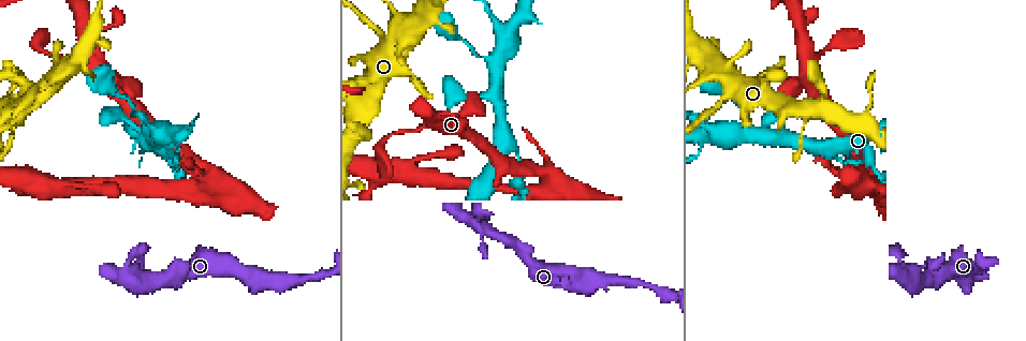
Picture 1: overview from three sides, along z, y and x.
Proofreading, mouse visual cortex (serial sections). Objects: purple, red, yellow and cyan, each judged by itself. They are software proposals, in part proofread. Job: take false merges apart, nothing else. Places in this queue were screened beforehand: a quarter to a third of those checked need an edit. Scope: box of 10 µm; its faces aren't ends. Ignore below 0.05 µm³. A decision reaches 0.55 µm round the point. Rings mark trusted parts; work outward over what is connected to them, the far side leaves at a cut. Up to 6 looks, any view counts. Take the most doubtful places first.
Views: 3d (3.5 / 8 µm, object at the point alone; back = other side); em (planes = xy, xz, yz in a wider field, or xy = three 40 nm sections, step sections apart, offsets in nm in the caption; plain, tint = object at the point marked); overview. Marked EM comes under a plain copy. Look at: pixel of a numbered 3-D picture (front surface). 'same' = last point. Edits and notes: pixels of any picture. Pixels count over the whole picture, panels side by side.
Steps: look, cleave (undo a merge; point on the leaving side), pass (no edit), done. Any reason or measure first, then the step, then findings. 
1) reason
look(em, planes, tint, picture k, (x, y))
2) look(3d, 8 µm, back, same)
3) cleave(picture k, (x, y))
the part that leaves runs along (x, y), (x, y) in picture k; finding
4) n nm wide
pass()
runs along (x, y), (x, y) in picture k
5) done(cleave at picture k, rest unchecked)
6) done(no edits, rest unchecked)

a narrow waist
look(3d, 3.5 µm, picture 1, (363, 140))

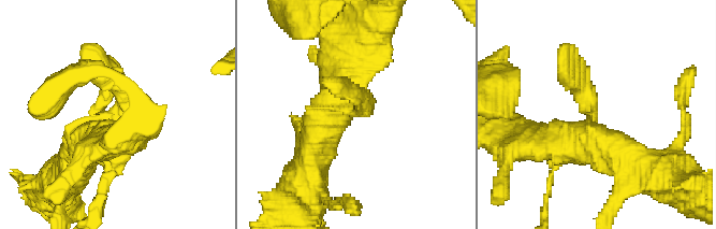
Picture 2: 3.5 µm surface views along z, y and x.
3 arms; arms of 300, 500, 500 nm
look(em, planes, tint, picture 2, (594, 116))

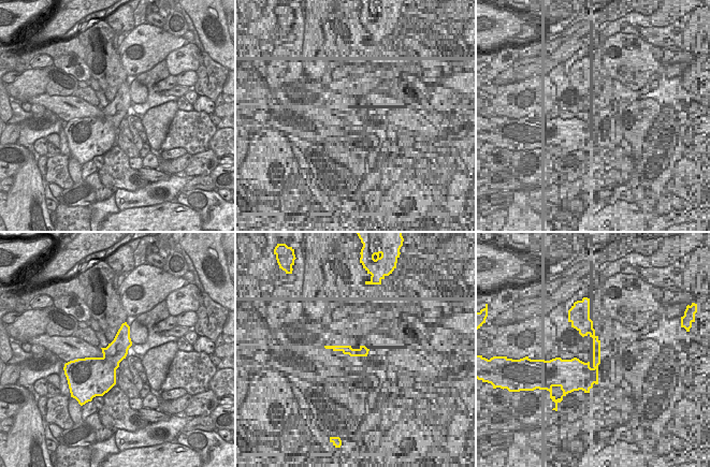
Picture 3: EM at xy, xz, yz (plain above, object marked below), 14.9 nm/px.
pass()
runs along (113, 137), (97, 61) in picture 2; all the same cell

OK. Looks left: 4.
sudden change in width
look(3d, 8 µm, picture 1, (248, 197))

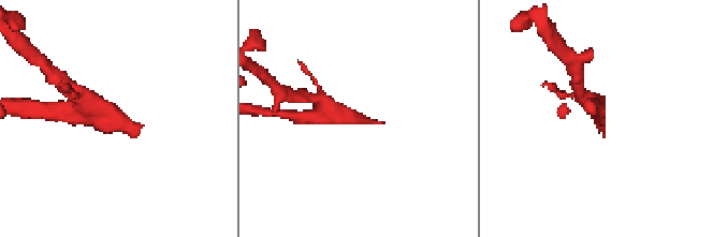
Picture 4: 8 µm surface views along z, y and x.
look(3d, 3.5 µm, same)

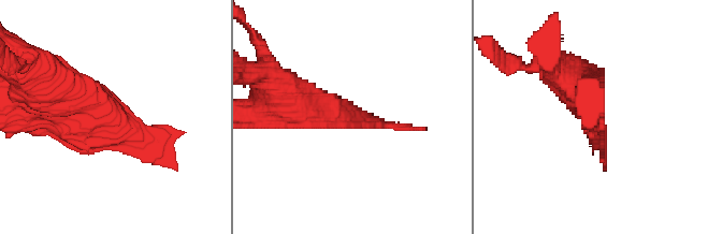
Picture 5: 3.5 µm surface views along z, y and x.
pass()
runs along (33, 83), (97, 99), (169, 156) in picture 5; continuous, no second cell

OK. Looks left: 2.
done(no edits, rest unchecked)

